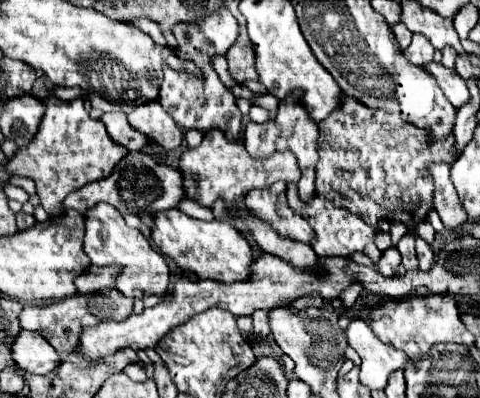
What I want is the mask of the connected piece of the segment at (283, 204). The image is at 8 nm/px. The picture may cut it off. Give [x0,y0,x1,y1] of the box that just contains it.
[244,181,314,243]

